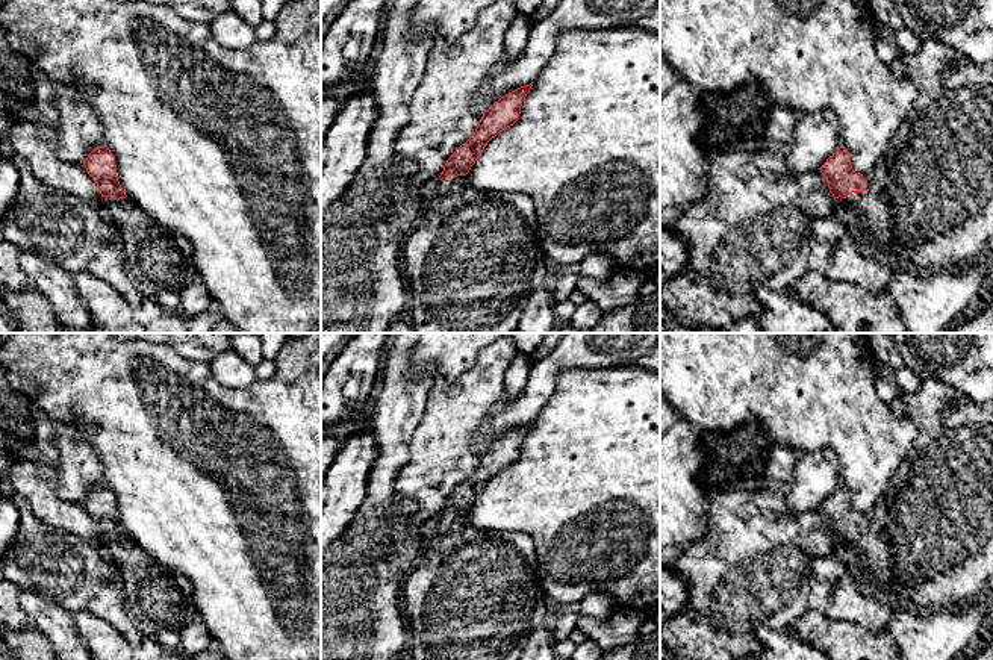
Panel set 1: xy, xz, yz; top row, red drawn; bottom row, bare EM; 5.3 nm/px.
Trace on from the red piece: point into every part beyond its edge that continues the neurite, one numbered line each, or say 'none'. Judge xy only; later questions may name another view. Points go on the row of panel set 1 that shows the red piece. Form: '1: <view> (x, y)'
1: xy (164, 258)

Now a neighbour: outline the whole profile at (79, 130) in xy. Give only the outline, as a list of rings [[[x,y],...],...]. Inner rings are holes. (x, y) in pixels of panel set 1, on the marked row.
[[[56,86],[51,103],[59,112],[53,127],[58,135],[56,156],[61,160],[83,163],[94,148],[104,147],[100,117],[74,88]]]

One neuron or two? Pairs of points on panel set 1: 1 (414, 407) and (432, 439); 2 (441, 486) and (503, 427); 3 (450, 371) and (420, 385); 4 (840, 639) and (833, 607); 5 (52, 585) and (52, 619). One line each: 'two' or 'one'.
1: two
2: two
3: two
4: two
5: two

